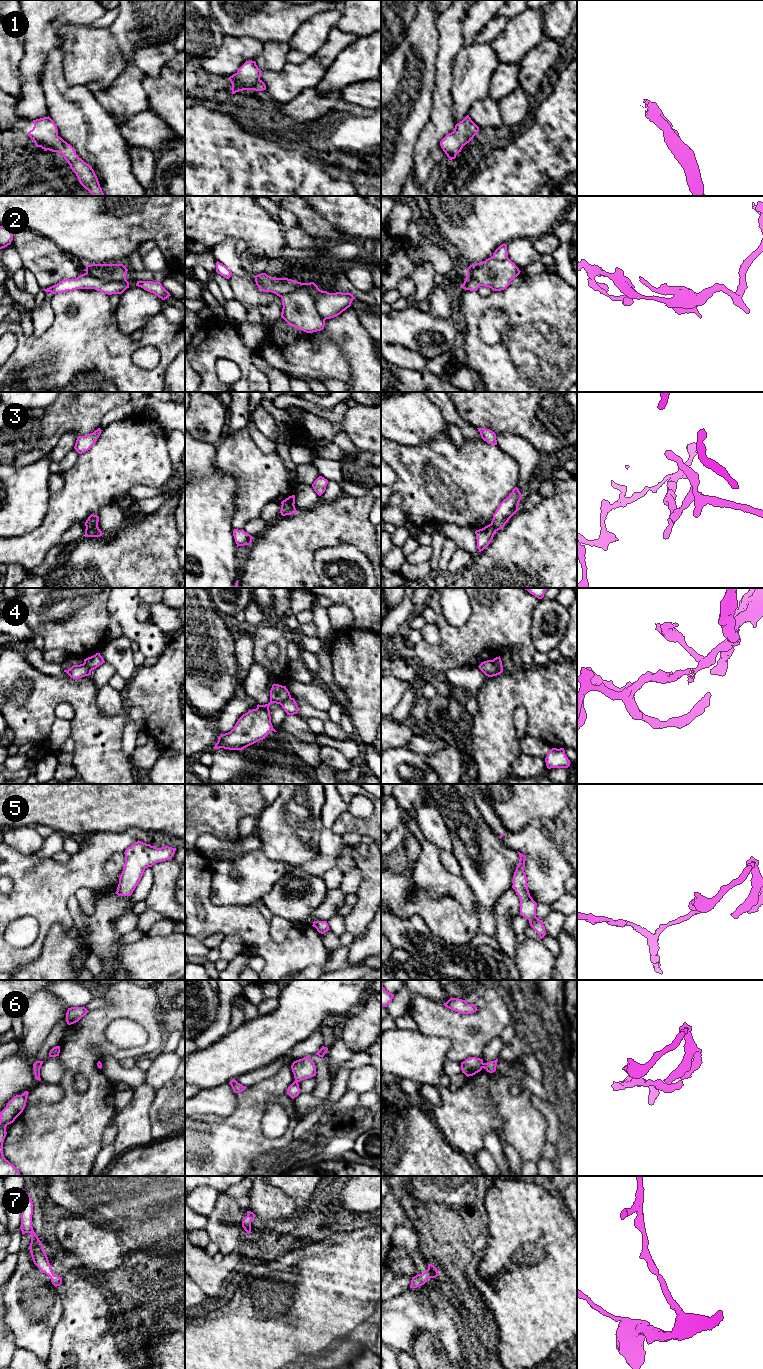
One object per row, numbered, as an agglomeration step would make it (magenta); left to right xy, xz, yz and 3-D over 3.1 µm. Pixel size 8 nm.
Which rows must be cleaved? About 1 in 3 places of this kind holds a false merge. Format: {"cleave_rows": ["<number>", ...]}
{"cleave_rows": ["2", "3", "4", "6"]}

